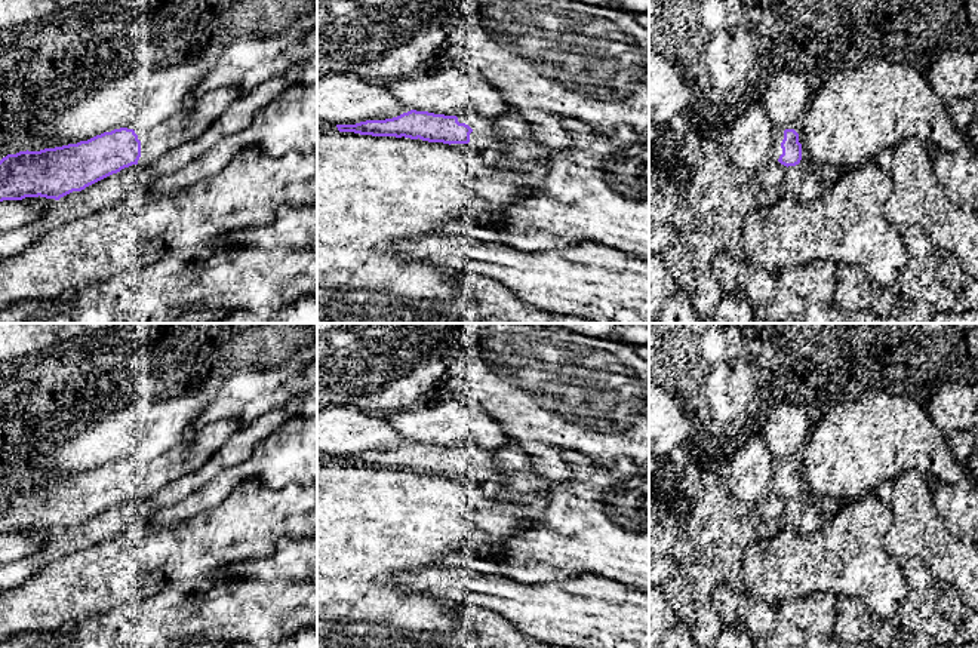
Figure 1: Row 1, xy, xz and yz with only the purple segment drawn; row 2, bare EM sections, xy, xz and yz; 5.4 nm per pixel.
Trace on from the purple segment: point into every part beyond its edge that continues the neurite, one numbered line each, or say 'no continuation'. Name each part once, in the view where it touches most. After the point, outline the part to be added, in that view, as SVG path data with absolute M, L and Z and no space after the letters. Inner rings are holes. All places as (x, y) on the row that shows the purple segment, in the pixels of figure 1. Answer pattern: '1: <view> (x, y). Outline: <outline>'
1: xy (185, 123). Outline: M233 87L209 92L191 108L179 108L170 119L159 123L141 139L141 163L153 163L167 151L203 133L236 102Z

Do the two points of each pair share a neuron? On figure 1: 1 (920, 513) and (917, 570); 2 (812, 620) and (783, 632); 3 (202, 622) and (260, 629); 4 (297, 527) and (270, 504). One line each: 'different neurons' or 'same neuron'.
1: different neurons
2: same neuron
3: same neuron
4: same neuron

